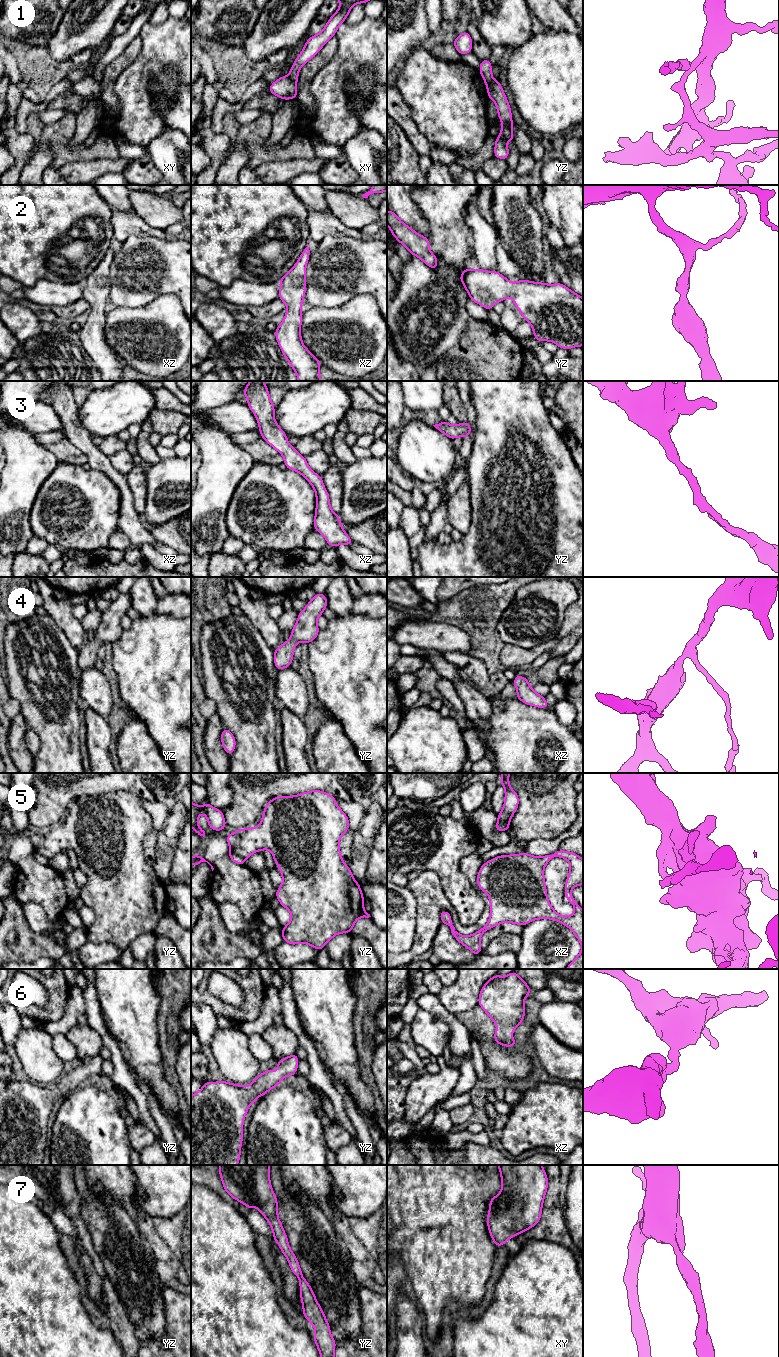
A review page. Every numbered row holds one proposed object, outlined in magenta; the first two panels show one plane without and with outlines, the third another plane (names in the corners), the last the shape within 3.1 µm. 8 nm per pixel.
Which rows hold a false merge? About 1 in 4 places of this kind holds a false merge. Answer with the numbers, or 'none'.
1, 5

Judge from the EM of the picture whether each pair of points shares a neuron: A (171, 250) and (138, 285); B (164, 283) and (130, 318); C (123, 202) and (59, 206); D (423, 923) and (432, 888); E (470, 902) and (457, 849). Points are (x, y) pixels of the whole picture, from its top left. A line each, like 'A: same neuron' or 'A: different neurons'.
A: same neuron
B: different neurons
C: different neurons
D: same neuron
E: same neuron

